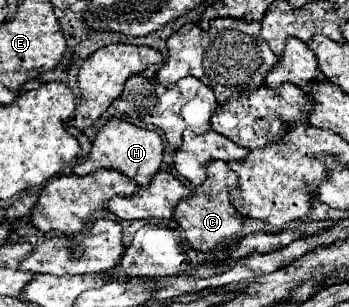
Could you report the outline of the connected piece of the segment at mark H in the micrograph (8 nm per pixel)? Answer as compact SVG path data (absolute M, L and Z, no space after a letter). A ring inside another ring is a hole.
M108 119L102 129L98 131L96 139L92 141L92 149L88 155L84 155L76 165L74 165L74 175L88 175L96 169L116 169L120 173L124 173L126 177L130 177L132 181L136 181L140 187L146 187L154 173L160 169L162 165L162 155L164 155L164 143L160 139L160 135L156 131L150 129L142 129L136 127L128 121L122 119Z

